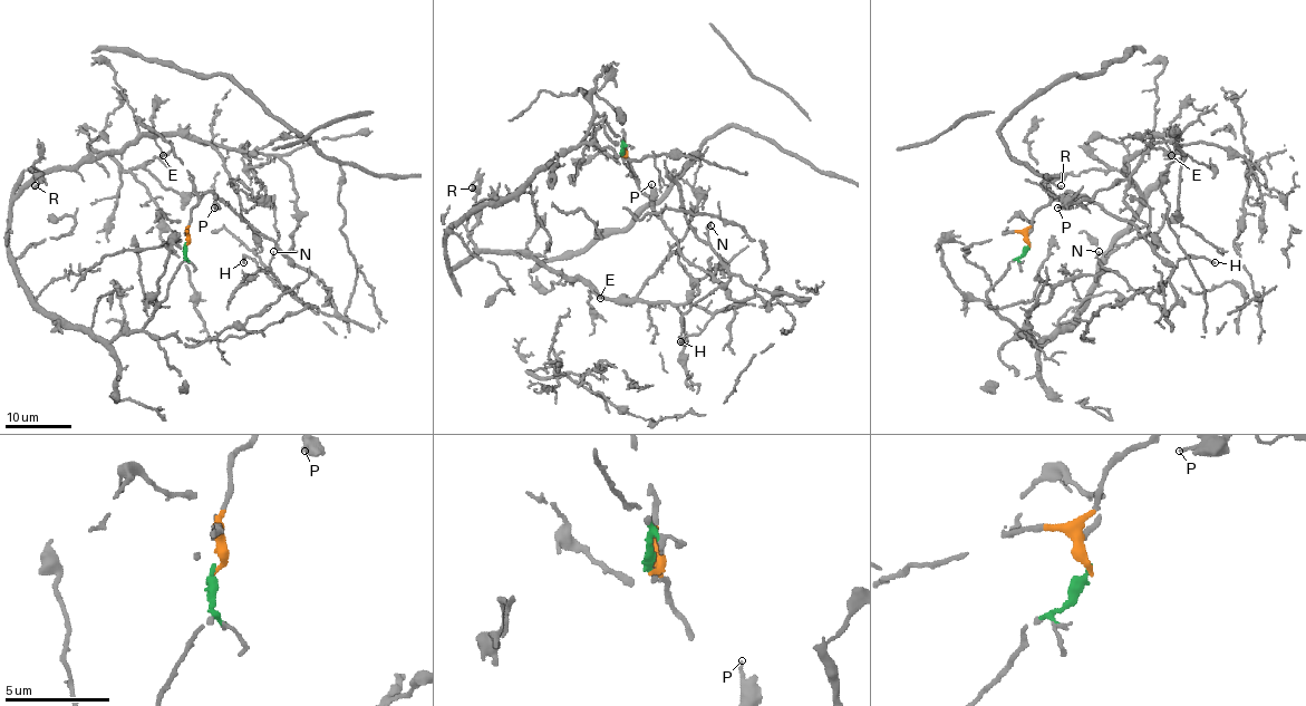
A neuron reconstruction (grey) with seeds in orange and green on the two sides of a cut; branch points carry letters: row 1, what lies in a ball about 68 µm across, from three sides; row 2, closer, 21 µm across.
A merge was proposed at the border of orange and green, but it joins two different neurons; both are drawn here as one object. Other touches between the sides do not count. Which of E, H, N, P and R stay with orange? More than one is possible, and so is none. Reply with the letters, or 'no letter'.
H, N, P

